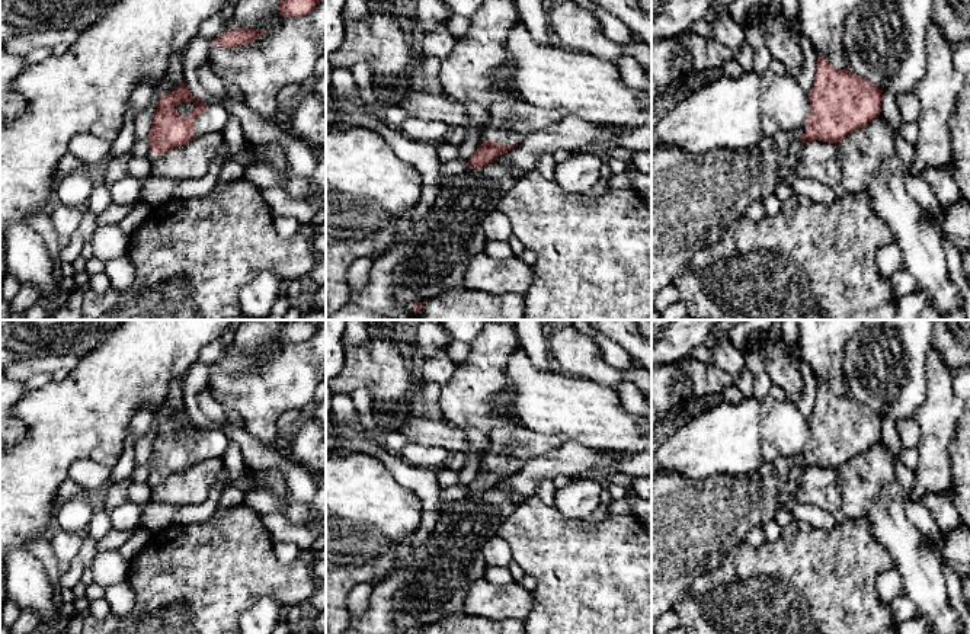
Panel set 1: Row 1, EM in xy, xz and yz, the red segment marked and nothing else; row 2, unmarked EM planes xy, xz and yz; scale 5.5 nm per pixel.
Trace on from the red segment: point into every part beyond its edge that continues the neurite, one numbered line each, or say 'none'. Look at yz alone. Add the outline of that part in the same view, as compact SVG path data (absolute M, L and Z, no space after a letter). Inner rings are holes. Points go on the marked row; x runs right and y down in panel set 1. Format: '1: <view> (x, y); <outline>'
1: yz (695, 197); M806 124L795 131L779 129L747 150L691 153L676 144L668 144L652 153L652 311L657 292L673 284L697 252L716 244L726 228L745 215L752 202L761 202L775 193L778 185L795 173L797 156L803 145L800 135L806 132Z

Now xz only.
1: xz (466, 74); M484 0L480 9L470 17L467 33L455 39L451 54L441 61L438 80L444 95L462 105L477 102L489 111L480 144L492 140L505 147L516 145L526 135L545 129L564 116L561 111L528 105L492 81L492 74L510 61L508 38L518 20L519 15L515 0Z

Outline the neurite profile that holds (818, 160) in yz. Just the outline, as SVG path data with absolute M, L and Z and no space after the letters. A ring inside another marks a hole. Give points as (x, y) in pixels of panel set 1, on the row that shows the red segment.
M813 140L801 145L795 173L801 179L819 180L827 186L836 186L842 177L842 160L838 144Z

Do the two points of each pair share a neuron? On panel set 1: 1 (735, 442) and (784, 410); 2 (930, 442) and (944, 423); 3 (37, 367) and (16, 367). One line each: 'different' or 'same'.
1: different
2: same
3: same

